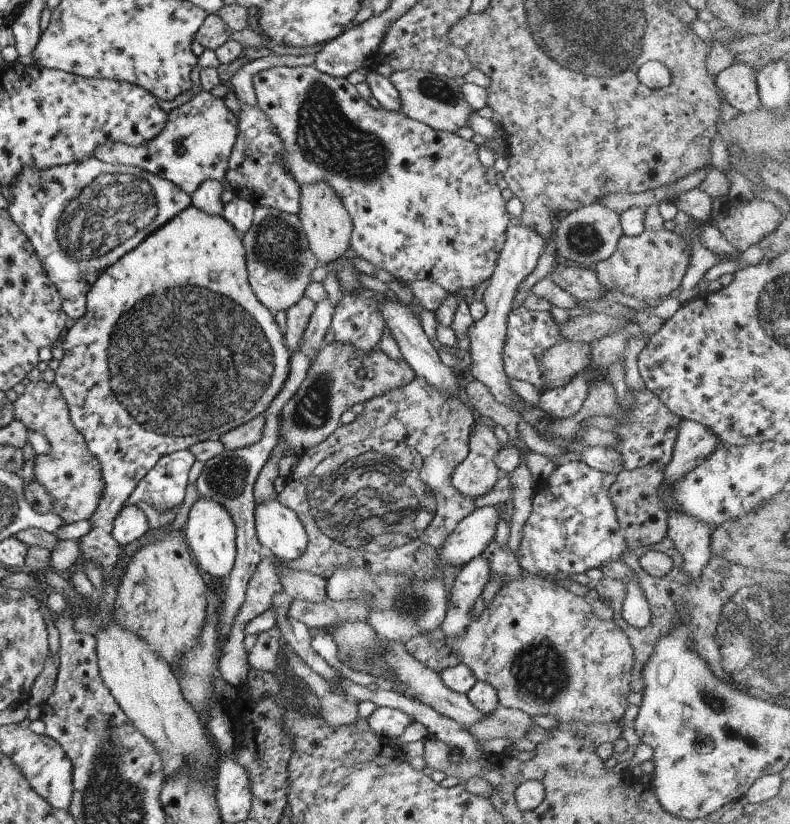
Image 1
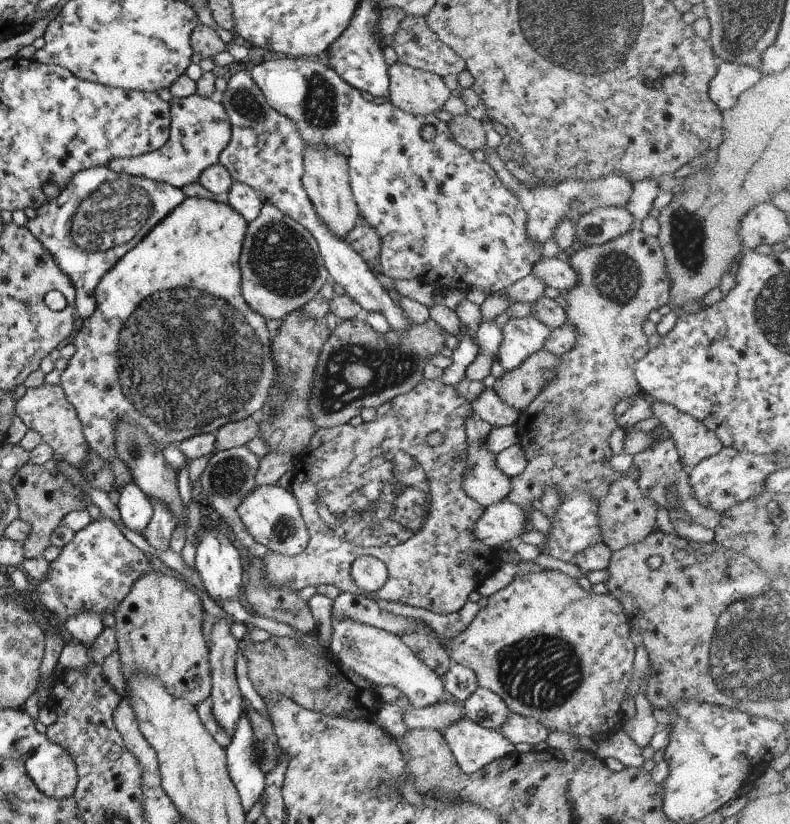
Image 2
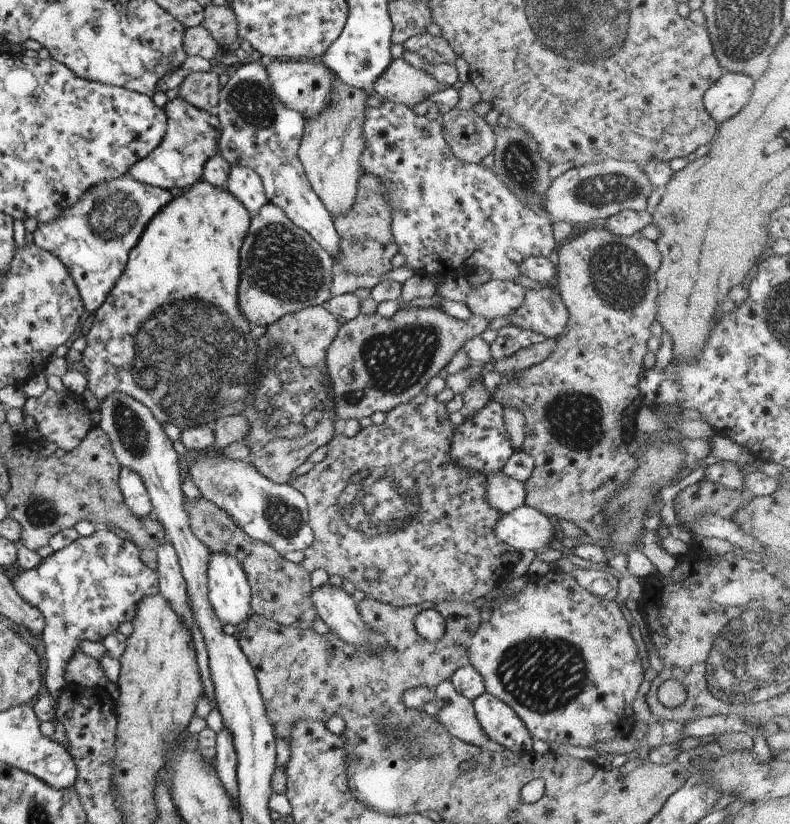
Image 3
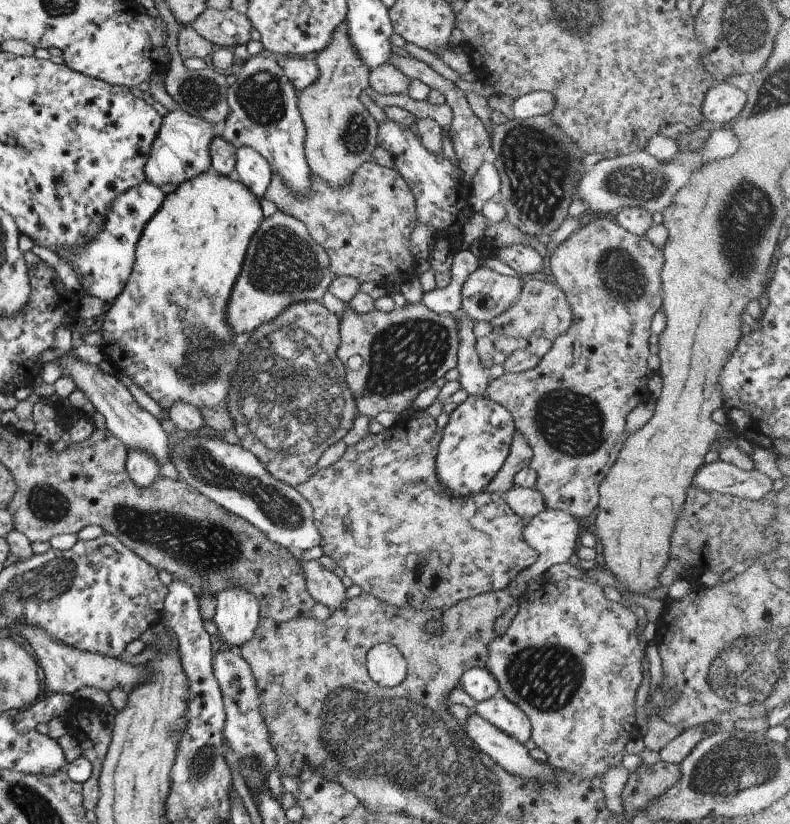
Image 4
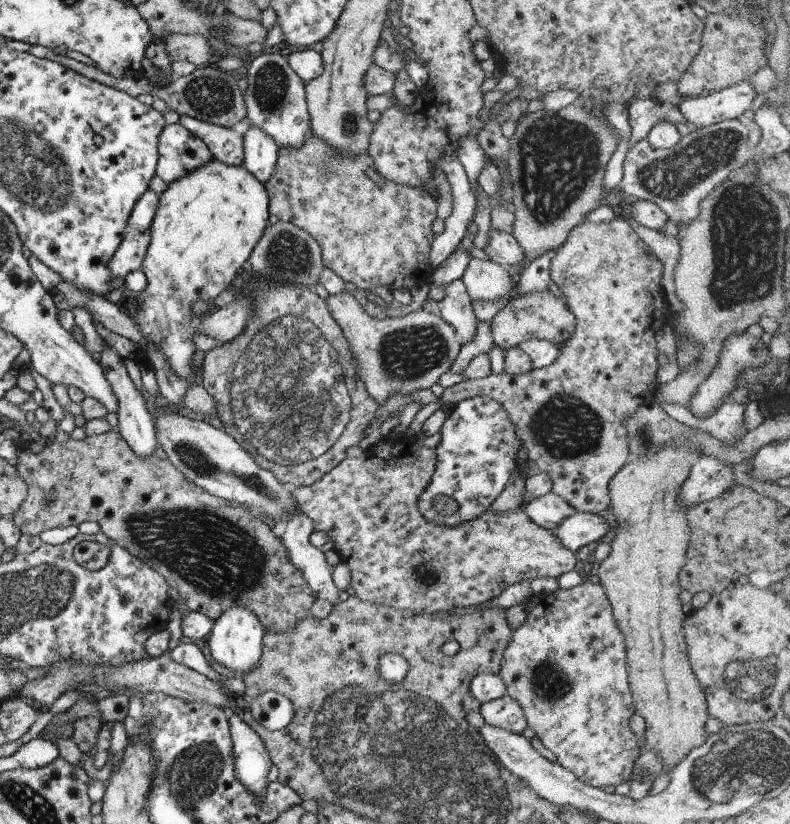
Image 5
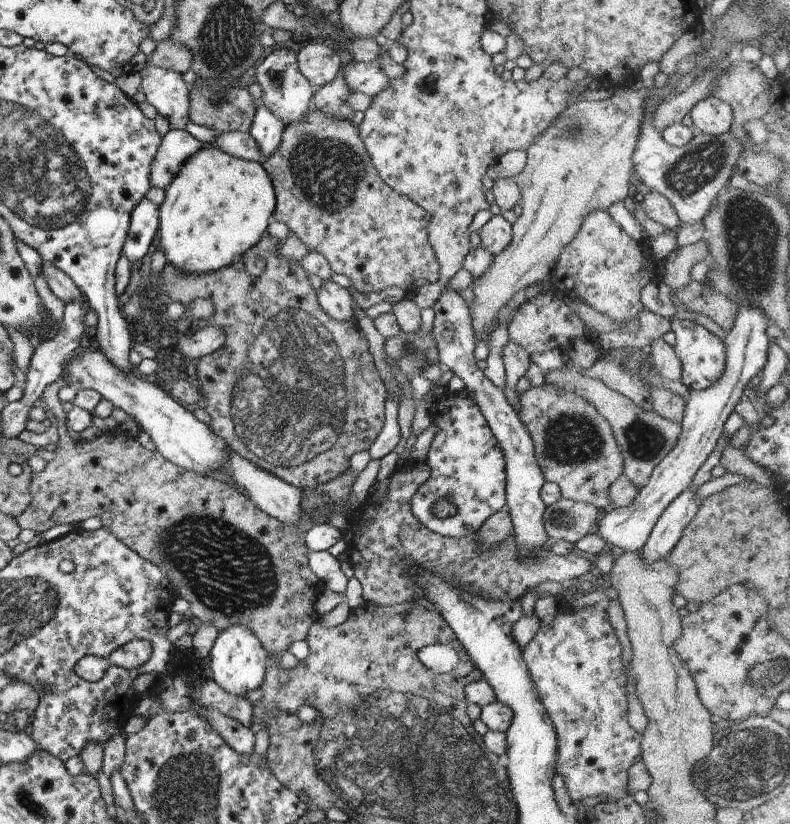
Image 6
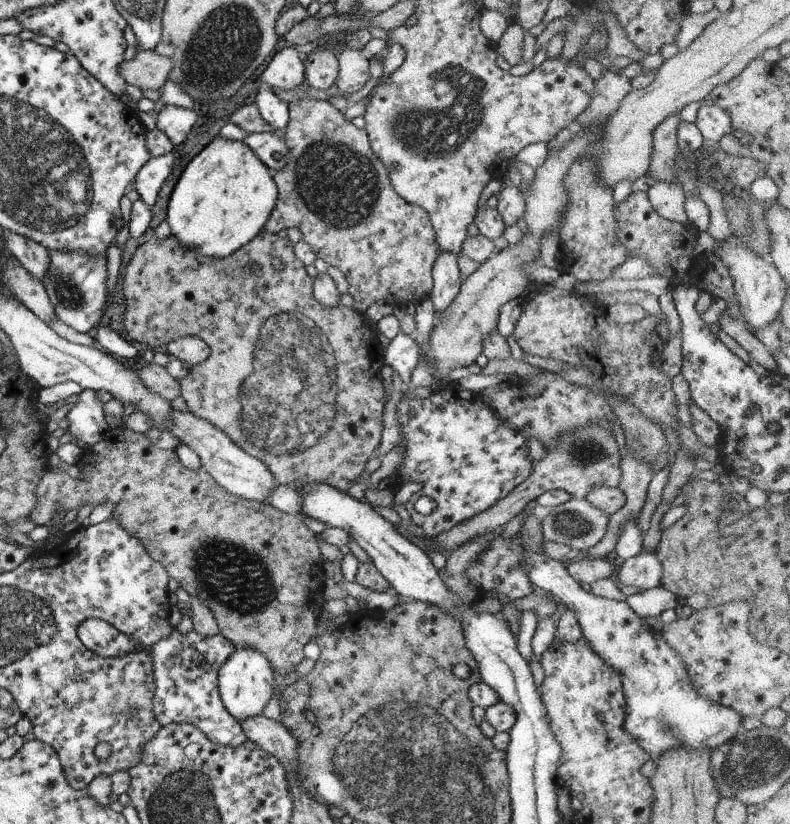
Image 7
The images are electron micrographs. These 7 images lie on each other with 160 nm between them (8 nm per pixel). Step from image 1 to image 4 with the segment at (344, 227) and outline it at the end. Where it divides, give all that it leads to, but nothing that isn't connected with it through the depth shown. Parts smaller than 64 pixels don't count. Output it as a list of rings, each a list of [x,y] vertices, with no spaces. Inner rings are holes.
[[[343,19],[333,30],[331,35],[331,40],[324,46],[318,53],[312,56],[316,65],[318,66],[317,78],[306,86],[303,90],[300,90],[297,94],[297,106],[306,130],[305,140],[304,140],[304,155],[308,164],[308,168],[313,175],[321,177],[327,185],[332,187],[338,187],[342,185],[350,176],[357,170],[364,162],[371,160],[373,149],[376,147],[376,130],[378,129],[378,124],[376,120],[370,115],[367,110],[367,104],[365,99],[367,99],[369,94],[368,86],[368,72],[370,68],[363,64],[363,61],[359,58],[356,50],[352,47],[350,43],[350,38],[348,37],[348,26],[347,21]]]

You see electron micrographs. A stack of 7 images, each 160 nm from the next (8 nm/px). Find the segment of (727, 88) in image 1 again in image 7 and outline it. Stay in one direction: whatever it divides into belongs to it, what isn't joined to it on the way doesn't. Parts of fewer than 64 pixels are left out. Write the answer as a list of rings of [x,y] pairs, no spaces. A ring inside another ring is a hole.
[[[708,100],[701,101],[694,123],[705,142],[715,144],[723,135],[730,132],[729,115]]]

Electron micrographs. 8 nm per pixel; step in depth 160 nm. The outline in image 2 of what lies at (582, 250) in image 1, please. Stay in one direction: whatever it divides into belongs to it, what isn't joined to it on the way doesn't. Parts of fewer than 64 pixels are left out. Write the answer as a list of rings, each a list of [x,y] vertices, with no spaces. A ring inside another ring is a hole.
[[[603,207],[573,221],[575,238],[583,245],[600,245],[636,228],[637,222],[625,207]]]

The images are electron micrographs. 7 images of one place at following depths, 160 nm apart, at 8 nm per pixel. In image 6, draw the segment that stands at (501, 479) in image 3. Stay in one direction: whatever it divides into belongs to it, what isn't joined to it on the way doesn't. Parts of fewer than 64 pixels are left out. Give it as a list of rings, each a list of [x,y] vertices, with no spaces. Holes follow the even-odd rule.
[[[561,497],[545,506],[542,518],[550,541],[566,540],[569,544],[574,544],[579,538],[592,532],[592,525],[602,514],[594,504]]]

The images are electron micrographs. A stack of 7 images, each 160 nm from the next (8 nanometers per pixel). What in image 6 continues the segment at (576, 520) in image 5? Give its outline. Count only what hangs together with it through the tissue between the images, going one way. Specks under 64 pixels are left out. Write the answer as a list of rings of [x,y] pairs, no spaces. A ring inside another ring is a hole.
[[[737,306],[733,326],[727,331],[724,342],[726,357],[722,376],[702,391],[690,391],[689,398],[684,404],[681,430],[674,447],[651,471],[647,483],[637,491],[632,503],[626,507],[606,509],[592,525],[591,531],[597,534],[604,544],[611,544],[624,552],[637,553],[645,544],[655,521],[667,505],[678,494],[690,488],[693,475],[715,448],[715,442],[722,433],[723,422],[734,410],[745,383],[749,382],[748,380],[751,380],[767,362],[767,326],[769,319],[759,307]]]

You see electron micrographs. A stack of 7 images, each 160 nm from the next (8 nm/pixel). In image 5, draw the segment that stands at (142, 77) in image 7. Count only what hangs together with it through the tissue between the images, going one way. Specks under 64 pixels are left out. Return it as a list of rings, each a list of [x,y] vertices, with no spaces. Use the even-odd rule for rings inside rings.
[[[173,33],[163,38],[167,58],[173,62],[189,62],[196,67],[209,65],[213,56],[208,40],[201,35],[180,35]]]

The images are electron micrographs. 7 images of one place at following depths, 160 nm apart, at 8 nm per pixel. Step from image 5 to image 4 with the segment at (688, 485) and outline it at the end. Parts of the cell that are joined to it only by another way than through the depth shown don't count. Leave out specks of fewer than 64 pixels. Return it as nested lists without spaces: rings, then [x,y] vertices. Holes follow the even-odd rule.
[[[719,458],[701,463],[693,473],[692,482],[698,489],[707,492],[729,493],[745,499],[761,499],[771,490],[772,480],[760,471],[739,469]]]

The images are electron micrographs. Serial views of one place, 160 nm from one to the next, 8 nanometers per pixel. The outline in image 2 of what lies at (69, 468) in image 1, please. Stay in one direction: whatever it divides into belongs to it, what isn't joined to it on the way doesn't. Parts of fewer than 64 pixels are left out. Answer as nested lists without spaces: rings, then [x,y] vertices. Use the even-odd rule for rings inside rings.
[[[44,382],[36,388],[26,389],[15,398],[14,414],[21,419],[27,429],[31,428],[40,434],[41,442],[48,444],[57,458],[65,460],[77,470],[83,469],[88,446],[82,433],[82,424],[58,384],[48,385]]]

